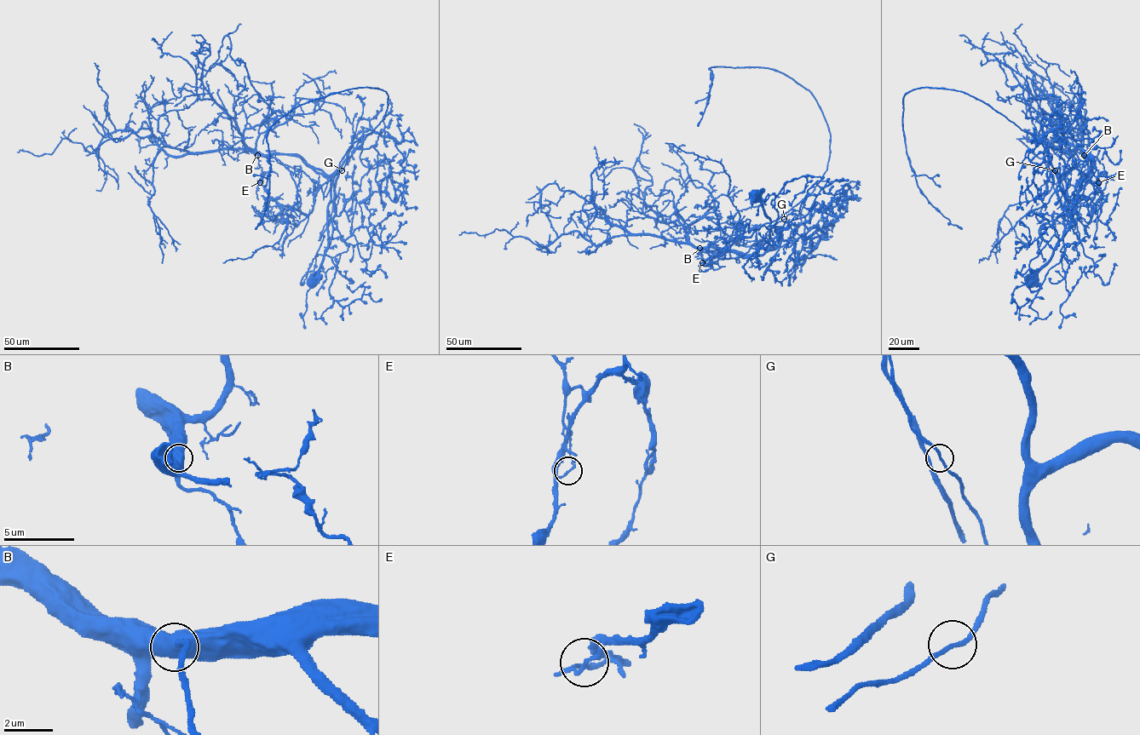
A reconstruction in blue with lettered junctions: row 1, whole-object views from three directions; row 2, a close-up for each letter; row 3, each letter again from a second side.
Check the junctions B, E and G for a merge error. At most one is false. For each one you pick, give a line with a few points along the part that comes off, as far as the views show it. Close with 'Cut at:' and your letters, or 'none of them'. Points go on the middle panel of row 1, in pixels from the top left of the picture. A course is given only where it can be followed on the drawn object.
E: Course of the part to remove: (702, 262), (813, 192), (827, 169), (830, 133), (808, 89), (762, 67), (709, 68), (708, 102), (697, 126)
Cut at: E

